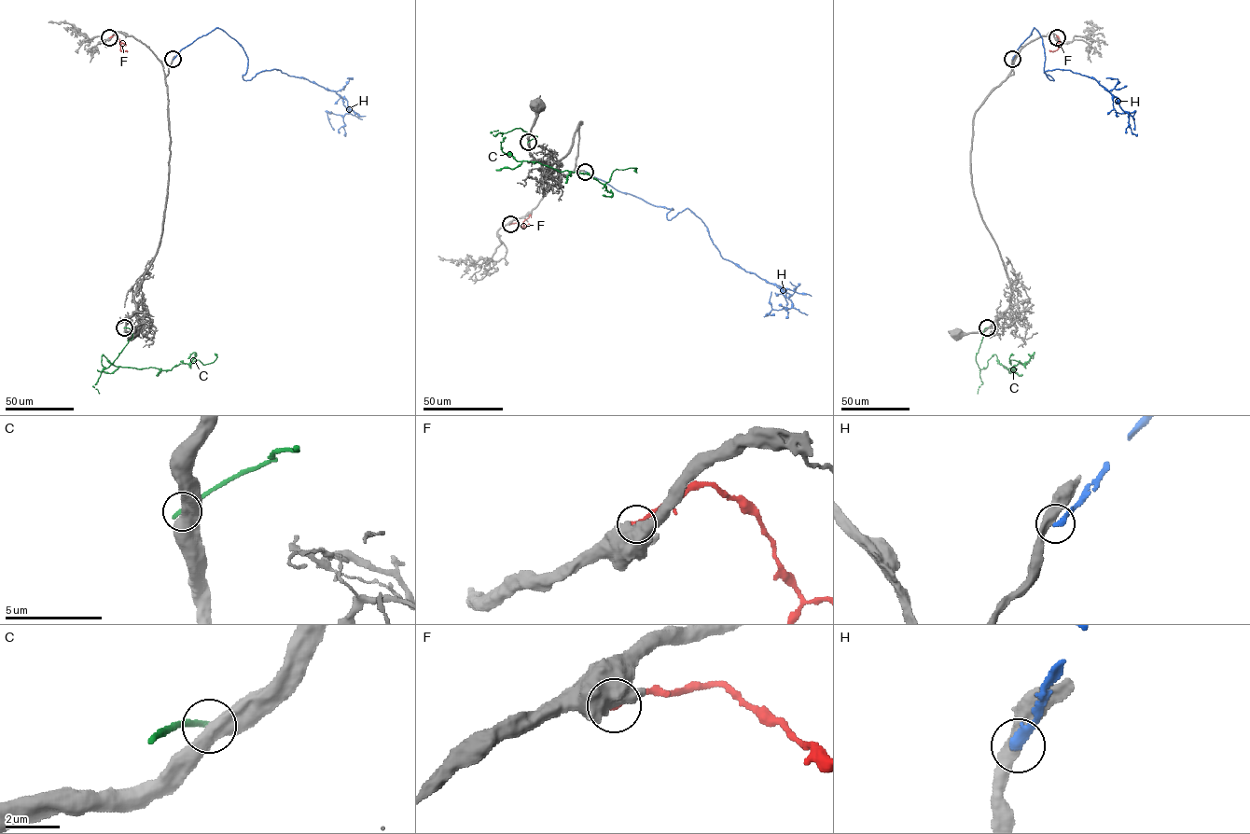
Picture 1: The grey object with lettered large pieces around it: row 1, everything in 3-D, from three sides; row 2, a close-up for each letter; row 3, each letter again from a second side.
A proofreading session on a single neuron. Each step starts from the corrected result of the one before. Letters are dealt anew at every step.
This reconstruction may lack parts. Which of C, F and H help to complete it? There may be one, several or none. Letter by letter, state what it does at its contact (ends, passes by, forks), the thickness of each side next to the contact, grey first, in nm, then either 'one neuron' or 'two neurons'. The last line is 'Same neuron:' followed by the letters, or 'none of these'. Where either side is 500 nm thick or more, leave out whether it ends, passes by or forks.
C: 550/240 nm | two neurons
F: 750/220 nm | two neurons
H: it ends | 480/360 nm | two neurons
Same neuron: none of these

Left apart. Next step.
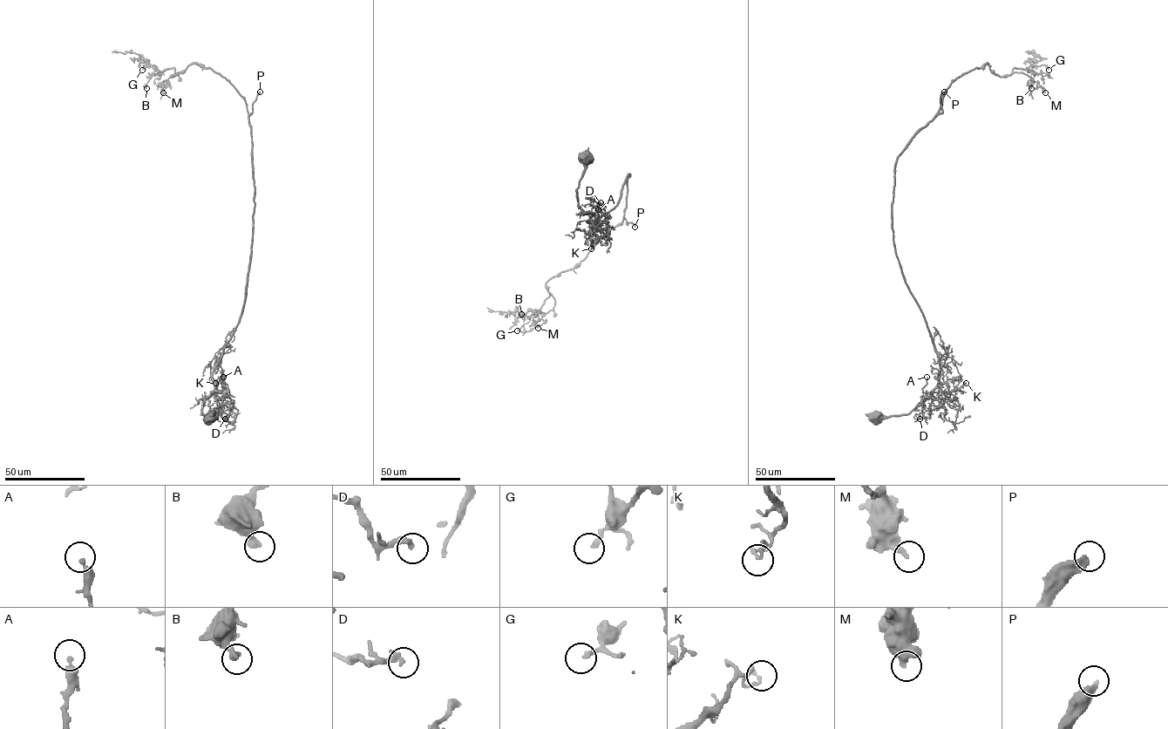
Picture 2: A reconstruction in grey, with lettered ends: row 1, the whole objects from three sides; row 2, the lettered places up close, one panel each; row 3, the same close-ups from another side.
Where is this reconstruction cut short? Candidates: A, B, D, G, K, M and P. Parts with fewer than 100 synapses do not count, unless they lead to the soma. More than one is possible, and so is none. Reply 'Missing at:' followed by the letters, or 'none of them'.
Missing at: P

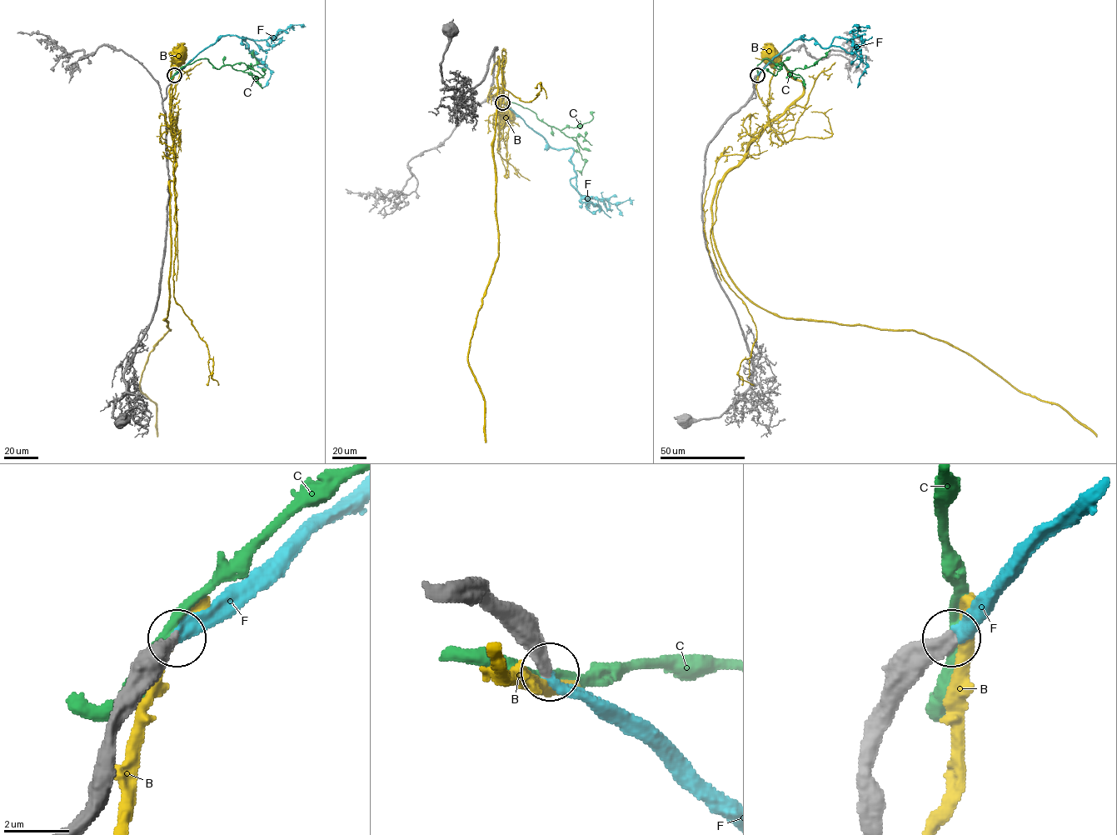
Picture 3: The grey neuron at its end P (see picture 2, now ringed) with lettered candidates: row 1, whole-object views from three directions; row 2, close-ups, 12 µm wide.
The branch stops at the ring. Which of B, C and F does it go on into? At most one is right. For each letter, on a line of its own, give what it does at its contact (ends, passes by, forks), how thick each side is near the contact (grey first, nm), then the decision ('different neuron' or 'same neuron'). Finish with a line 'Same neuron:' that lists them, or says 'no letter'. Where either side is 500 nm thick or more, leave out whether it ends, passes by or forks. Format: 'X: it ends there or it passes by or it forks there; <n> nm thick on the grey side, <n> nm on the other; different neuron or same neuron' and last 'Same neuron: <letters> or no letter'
B: it passes by; 400 nm thick on the grey side, 360 nm on the other; different neuron
C: it passes by; 420 nm thick on the grey side, 340 nm on the other; different neuron
F: it ends there; 420 nm thick on the grey side, 400 nm on the other; same neuron
Same neuron: F

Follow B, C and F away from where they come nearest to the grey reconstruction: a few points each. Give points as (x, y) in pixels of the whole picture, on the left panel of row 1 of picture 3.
B: (174, 75), (170, 120), (172, 65), (177, 57)
C: (174, 75), (201, 58), (206, 58), (218, 69), (230, 65), (245, 71), (257, 63), (253, 49)
F: (174, 75), (221, 36), (243, 37), (242, 42), (247, 47), (241, 37), (266, 39), (292, 25), (304, 26)

